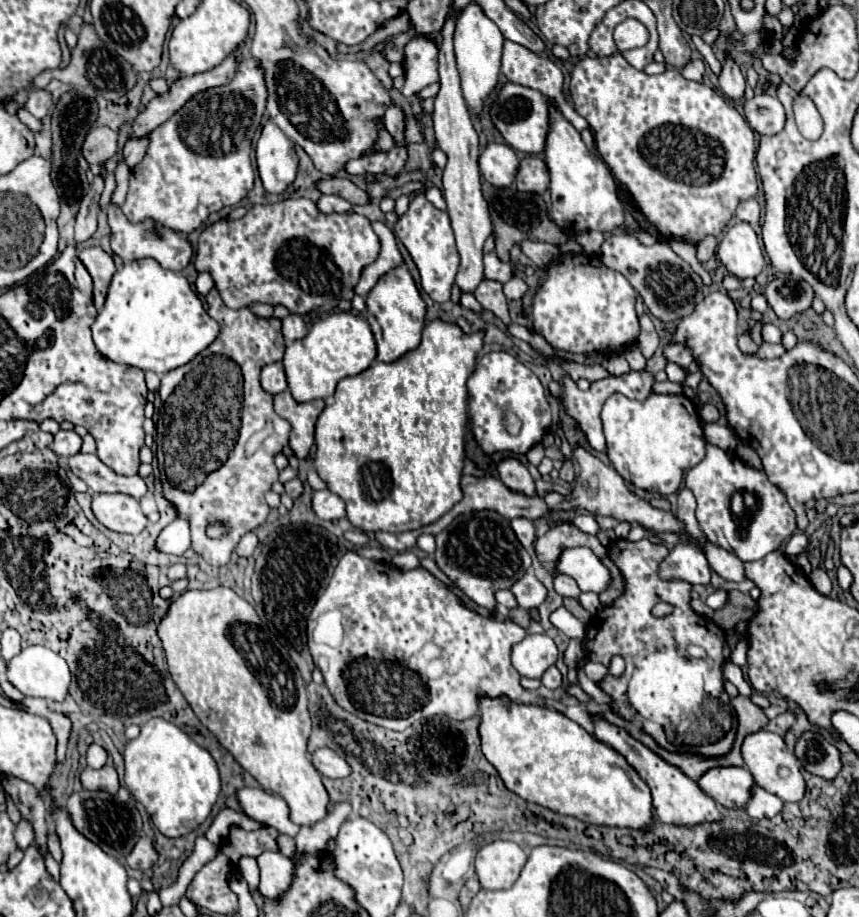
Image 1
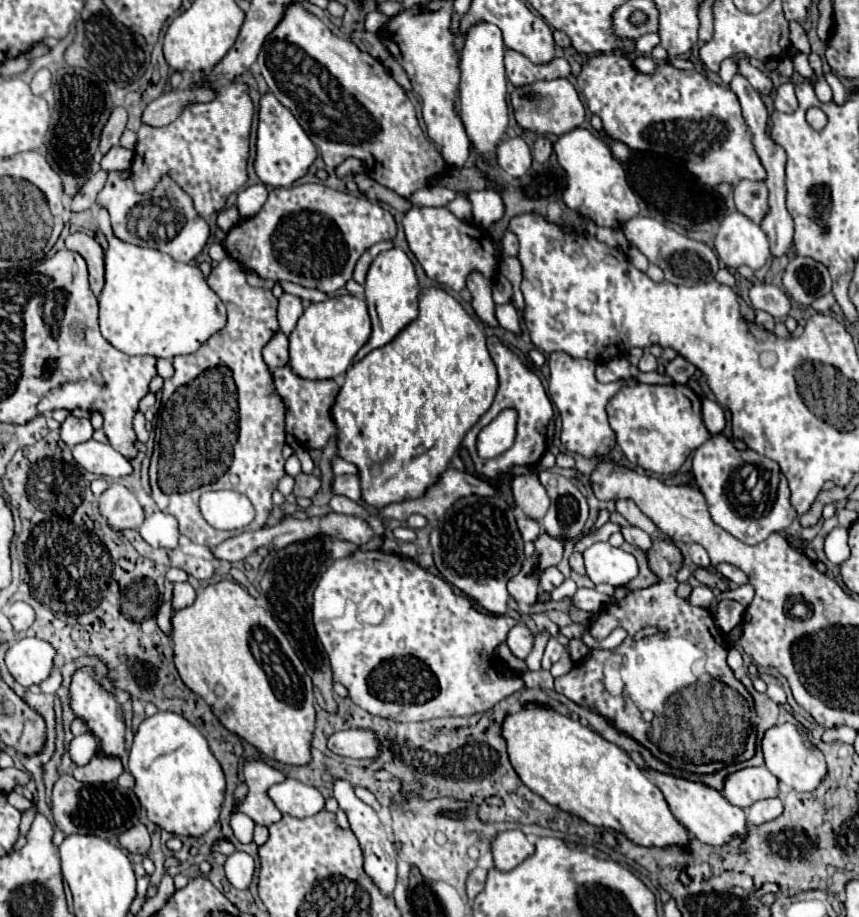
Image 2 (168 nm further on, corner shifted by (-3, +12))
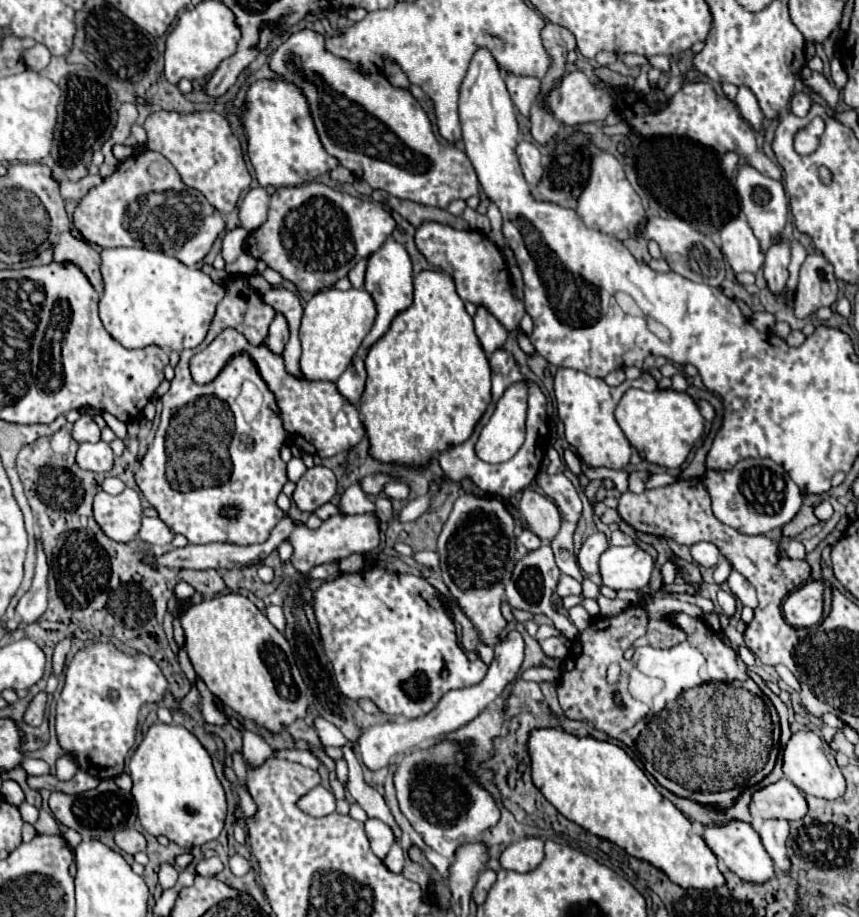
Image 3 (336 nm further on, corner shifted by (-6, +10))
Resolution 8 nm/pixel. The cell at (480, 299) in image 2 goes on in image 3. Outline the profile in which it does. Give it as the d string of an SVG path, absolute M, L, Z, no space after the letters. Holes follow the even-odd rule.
M477 306L473 322L475 322L475 332L481 340L481 346L487 354L491 354L495 348L503 346L509 332L485 306Z

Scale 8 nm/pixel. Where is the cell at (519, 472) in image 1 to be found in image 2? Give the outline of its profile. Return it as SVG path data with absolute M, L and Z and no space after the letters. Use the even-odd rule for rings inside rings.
M534 472L516 476L512 480L512 494L516 504L522 508L522 512L532 520L542 520L548 512L550 498L544 490L544 486L538 482L538 476Z

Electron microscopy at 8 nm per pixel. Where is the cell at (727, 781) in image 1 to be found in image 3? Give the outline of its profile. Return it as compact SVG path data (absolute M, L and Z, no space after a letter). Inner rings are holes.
M781 778L775 784L759 788L751 794L749 812L757 818L799 820L807 812L807 802L795 784Z

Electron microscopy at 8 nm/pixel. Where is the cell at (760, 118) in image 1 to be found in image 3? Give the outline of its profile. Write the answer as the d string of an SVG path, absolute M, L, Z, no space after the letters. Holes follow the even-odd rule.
M797 92L797 94L793 94L789 108L791 108L791 112L795 116L807 116L807 112L811 108L811 98L807 94L803 94L803 92Z

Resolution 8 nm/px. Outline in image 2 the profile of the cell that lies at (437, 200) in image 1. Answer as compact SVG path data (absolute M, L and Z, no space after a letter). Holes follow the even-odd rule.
M458 194L448 206L446 206L456 218L464 220L464 222L472 222L472 206L468 202L468 198L464 198L462 194Z

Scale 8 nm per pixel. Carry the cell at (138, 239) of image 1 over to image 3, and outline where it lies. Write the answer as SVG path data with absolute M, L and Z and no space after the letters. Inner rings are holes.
M141 152L137 156L127 158L117 166L117 170L99 184L99 188L93 188L81 202L79 208L73 214L75 228L85 236L85 240L99 244L101 248L111 246L137 246L147 250L161 250L177 260L181 260L187 266L197 266L207 252L211 250L215 238L225 230L223 216L211 208L211 204L205 200L205 196L199 190L187 188L173 164L157 154L157 152Z

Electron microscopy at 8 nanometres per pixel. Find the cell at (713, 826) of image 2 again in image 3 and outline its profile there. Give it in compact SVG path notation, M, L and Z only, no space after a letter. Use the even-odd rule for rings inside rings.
M731 820L727 826L703 826L703 840L711 848L711 852L741 880L747 882L767 882L773 876L773 860L767 856L759 834L753 830L751 824L741 820Z

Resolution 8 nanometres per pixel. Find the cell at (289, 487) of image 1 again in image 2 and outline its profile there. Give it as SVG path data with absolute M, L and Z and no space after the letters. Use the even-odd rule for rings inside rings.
M298 474L296 478L296 486L294 486L294 496L306 496L312 498L318 490L320 490L320 478L316 478L314 474Z

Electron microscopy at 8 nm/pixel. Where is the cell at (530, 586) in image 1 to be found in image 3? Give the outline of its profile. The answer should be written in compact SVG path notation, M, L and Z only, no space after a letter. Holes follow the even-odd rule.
M561 574L555 592L557 592L561 598L565 598L565 596L569 596L569 594L581 594L581 584L579 584L577 580L573 580L571 576Z

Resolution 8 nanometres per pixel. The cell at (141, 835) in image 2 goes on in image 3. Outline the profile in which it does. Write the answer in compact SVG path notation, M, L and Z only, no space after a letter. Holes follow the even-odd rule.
M135 828L117 832L117 834L115 834L115 842L117 842L117 846L119 846L123 852L127 852L127 854L145 852L145 848L147 848L145 836L143 836L139 830L135 830Z

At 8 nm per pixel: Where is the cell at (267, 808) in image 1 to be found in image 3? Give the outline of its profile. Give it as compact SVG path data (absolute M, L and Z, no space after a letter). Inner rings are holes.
M315 786L297 800L297 806L309 816L327 816L335 812L335 796L331 790Z

